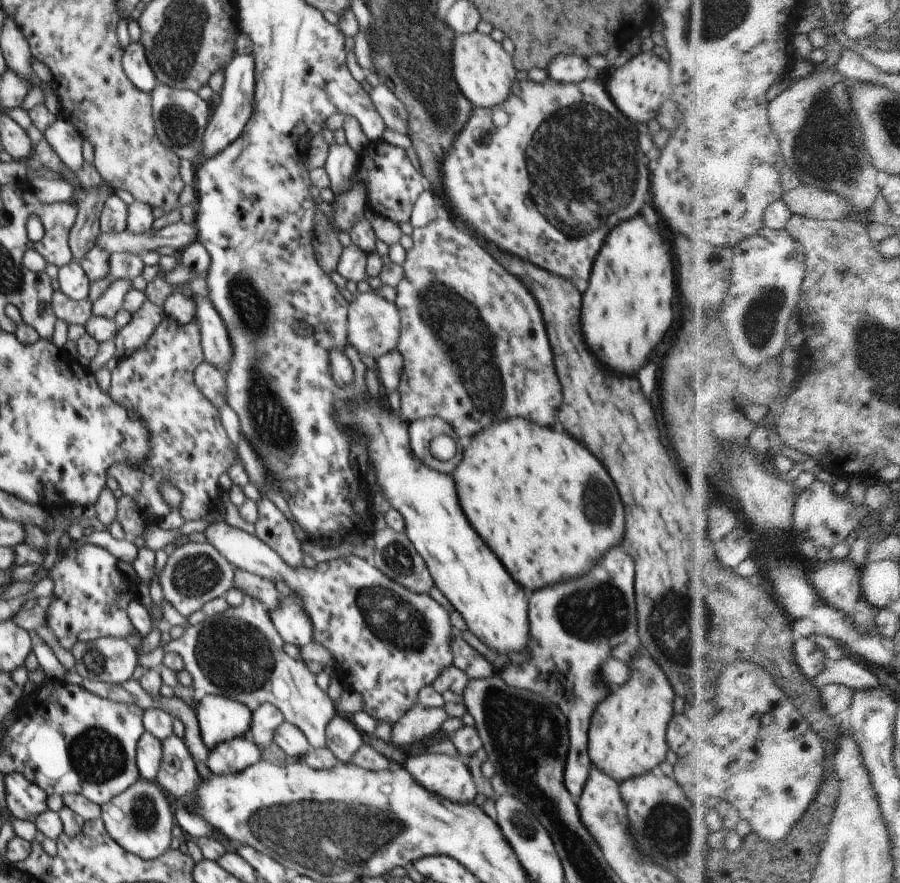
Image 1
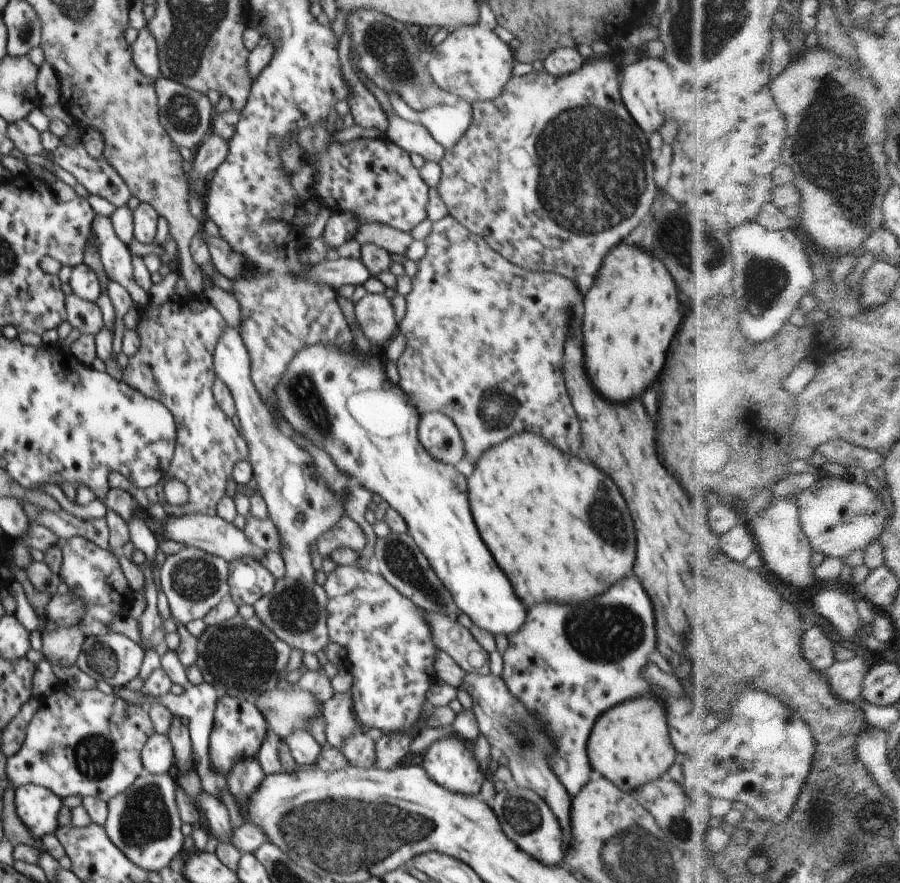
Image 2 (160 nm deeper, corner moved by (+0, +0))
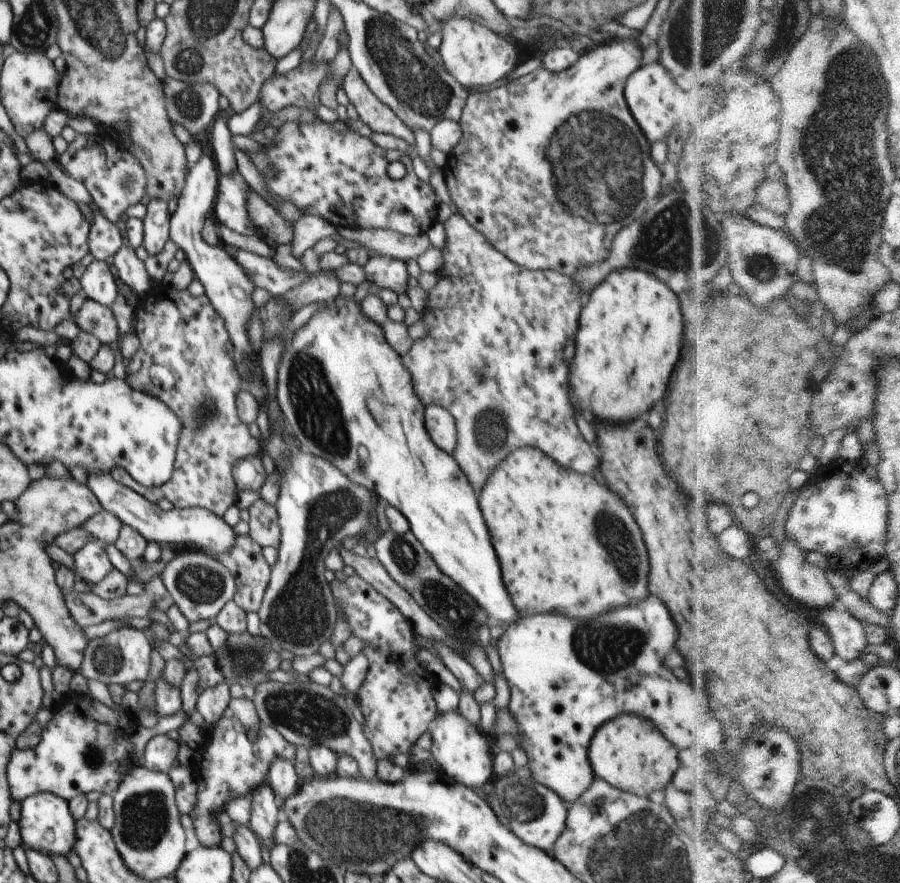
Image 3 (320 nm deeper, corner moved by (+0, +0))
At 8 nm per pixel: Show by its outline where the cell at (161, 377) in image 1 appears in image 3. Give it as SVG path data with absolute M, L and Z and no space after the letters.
M171 288L166 296L149 291L140 297L134 312L139 347L136 354L126 361L125 381L134 390L148 393L164 402L177 414L183 425L179 434L175 467L168 482L159 487L148 488L133 479L122 467L114 467L111 475L151 503L157 504L160 499L168 499L180 510L202 507L223 517L236 503L239 491L233 479L235 462L241 458L262 454L261 439L250 434L248 425L240 420L237 413L237 395L246 386L237 371L235 346L230 340L224 319L216 312L206 294L197 297L196 294L190 294L188 289Z

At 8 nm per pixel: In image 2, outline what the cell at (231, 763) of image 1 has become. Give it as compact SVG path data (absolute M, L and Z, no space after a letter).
M254 757L242 758L226 774L226 784L234 799L244 804L246 798L250 798L256 792L256 788L260 788L264 776L261 765Z

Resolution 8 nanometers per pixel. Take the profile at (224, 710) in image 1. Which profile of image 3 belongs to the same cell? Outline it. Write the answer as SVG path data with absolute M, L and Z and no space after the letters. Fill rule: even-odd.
M231 698L224 714L212 726L206 741L207 752L201 762L201 781L197 785L197 799L189 812L194 832L202 846L221 847L222 833L218 816L225 811L232 799L250 795L258 787L268 784L268 771L276 759L288 759L294 762L296 745L288 742L275 728L261 724L252 698ZM260 726L259 738L250 742L248 730Z

